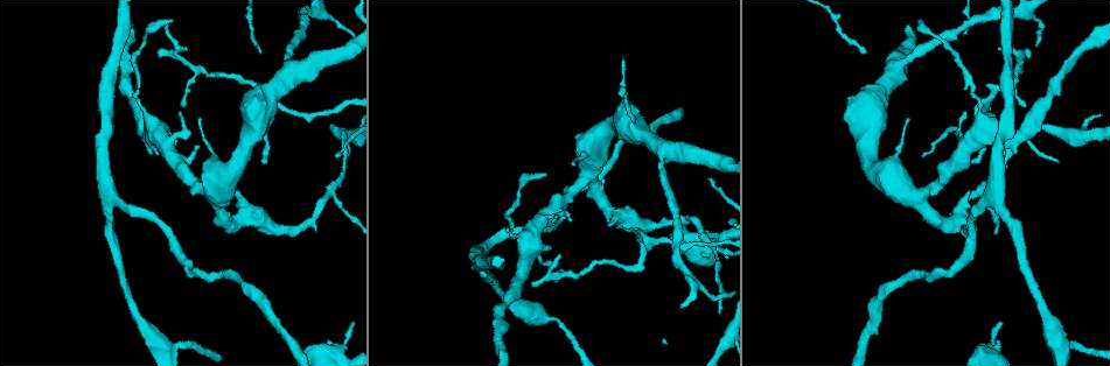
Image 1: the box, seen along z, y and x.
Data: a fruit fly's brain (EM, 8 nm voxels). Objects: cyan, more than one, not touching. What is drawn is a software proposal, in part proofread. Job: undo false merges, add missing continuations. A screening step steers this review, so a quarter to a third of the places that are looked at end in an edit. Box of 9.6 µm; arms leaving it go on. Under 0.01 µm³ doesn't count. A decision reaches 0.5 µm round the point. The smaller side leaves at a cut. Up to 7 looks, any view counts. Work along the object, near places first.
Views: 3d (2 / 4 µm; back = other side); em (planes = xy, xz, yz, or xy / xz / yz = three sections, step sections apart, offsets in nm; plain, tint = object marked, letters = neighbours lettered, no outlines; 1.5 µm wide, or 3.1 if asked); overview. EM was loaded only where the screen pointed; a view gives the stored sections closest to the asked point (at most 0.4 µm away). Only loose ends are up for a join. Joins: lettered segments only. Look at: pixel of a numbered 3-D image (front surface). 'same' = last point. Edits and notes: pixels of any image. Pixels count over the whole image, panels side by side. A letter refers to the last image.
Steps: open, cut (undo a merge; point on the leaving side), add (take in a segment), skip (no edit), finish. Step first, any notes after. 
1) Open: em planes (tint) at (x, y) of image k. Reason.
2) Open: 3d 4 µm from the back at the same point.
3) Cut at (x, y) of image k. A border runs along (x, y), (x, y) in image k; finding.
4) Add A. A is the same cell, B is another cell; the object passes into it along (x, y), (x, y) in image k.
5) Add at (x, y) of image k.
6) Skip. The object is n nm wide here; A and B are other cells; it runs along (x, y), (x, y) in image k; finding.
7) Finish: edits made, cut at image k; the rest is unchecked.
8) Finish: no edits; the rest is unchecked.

Open: 3d 4 µm at (339, 350) of image 1. Calibre changes.

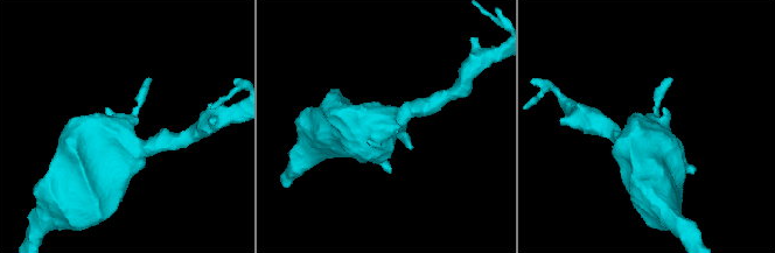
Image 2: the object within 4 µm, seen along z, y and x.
Open: em planes (letters) at (652, 124) of image 2. Now the EM.

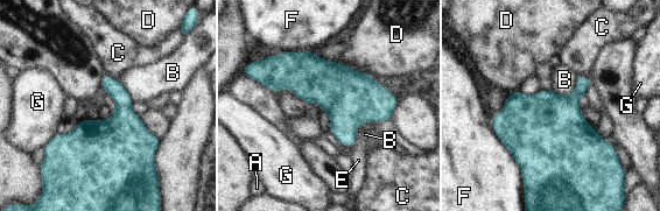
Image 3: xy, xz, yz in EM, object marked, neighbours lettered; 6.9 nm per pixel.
Skip. The object is 360 nm wide here; the longest contact is with F, 500 nm; A, B, C, D, E, F and G are other cells; all the same cell.

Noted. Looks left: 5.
Open: em planes (letters) at (971, 161) of image 1. Branch stops here.

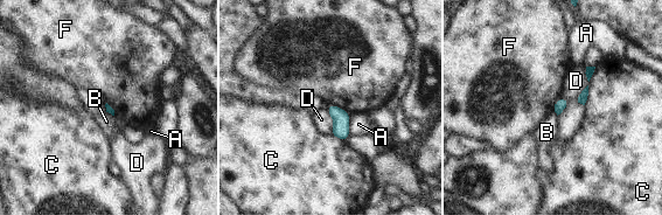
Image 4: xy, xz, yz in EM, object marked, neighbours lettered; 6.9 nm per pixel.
Skip. A, B, C, D and F are other cells; a border runs along (327, 104), (340, 106), (350, 115) in image 4; none of them fits.

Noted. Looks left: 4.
Open: em xy step 4 (letters) at (1031, 56) of image 1. Tapers out.

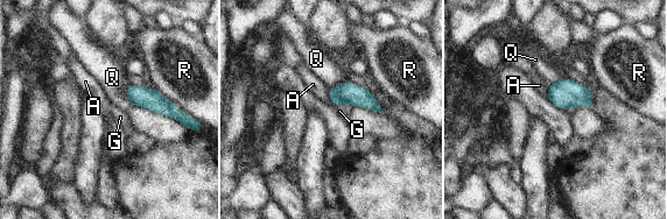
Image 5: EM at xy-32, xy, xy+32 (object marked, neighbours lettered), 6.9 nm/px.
Open: em planes (letters) at the same point.

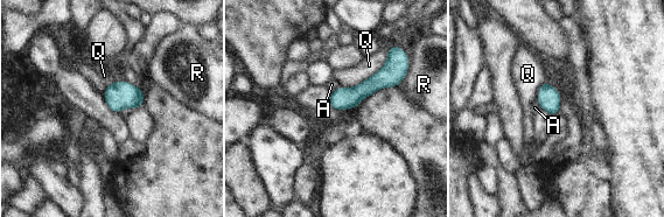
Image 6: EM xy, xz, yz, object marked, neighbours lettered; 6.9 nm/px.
Skip. A, Q and R are other cells; it runs along (398, 78), (382, 78), (332, 103) in image 6; no lettered segment goes on from it.

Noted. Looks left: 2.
Finish: no edits; the rest is unchecked.

